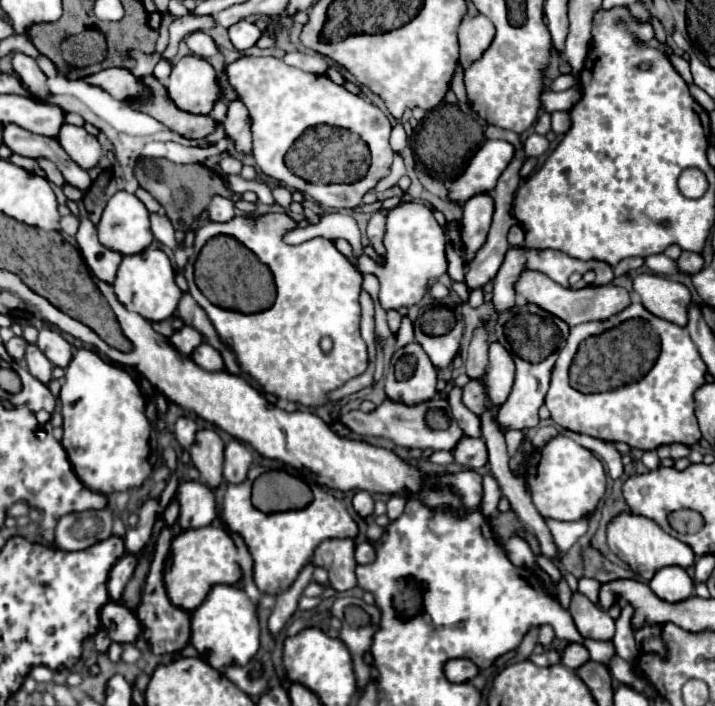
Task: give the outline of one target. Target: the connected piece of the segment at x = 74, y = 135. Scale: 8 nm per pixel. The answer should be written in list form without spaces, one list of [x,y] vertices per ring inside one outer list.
[[[65,123],[57,135],[57,141],[65,149],[65,153],[83,169],[95,167],[101,157],[101,145],[97,137],[89,135],[83,127]]]

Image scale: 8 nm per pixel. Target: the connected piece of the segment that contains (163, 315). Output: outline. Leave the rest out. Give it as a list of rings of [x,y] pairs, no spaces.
[[[147,247],[141,253],[135,255],[125,255],[117,279],[113,281],[113,289],[117,299],[129,309],[145,317],[147,321],[163,321],[171,317],[177,309],[177,303],[181,299],[181,289],[175,283],[175,271],[169,261],[169,257],[159,249],[159,247]]]

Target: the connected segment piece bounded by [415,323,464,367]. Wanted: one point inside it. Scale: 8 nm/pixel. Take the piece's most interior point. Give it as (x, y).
(441, 349)

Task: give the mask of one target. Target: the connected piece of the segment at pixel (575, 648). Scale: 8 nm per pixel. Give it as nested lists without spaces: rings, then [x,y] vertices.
[[[569,643],[567,649],[563,651],[563,657],[561,657],[561,663],[569,669],[577,669],[585,661],[589,661],[589,651],[579,643]]]

